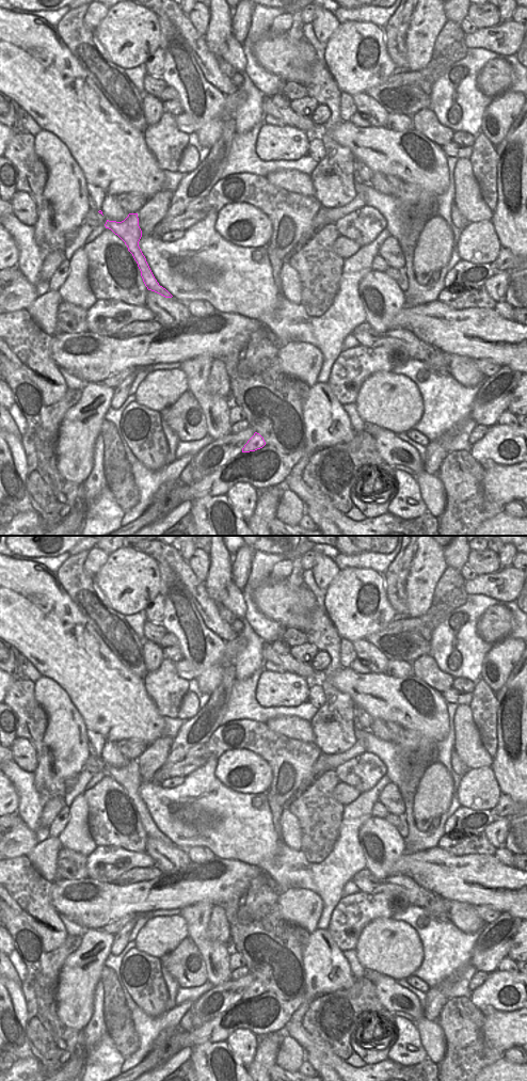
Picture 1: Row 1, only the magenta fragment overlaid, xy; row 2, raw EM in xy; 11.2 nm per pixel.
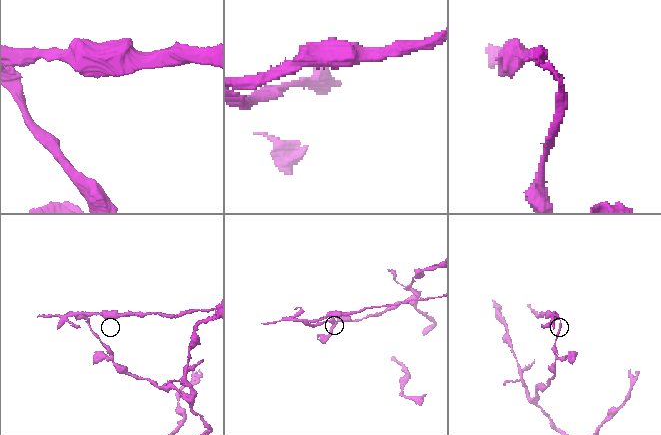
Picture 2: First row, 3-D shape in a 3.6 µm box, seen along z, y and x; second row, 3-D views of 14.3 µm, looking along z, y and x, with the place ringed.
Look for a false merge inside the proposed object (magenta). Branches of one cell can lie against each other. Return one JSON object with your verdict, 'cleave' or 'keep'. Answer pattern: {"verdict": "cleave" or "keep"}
{"verdict": "cleave"}

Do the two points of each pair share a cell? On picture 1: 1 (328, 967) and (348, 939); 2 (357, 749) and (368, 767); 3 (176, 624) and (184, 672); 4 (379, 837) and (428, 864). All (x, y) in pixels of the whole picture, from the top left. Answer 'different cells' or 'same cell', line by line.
1: different cells
2: different cells
3: different cells
4: different cells

